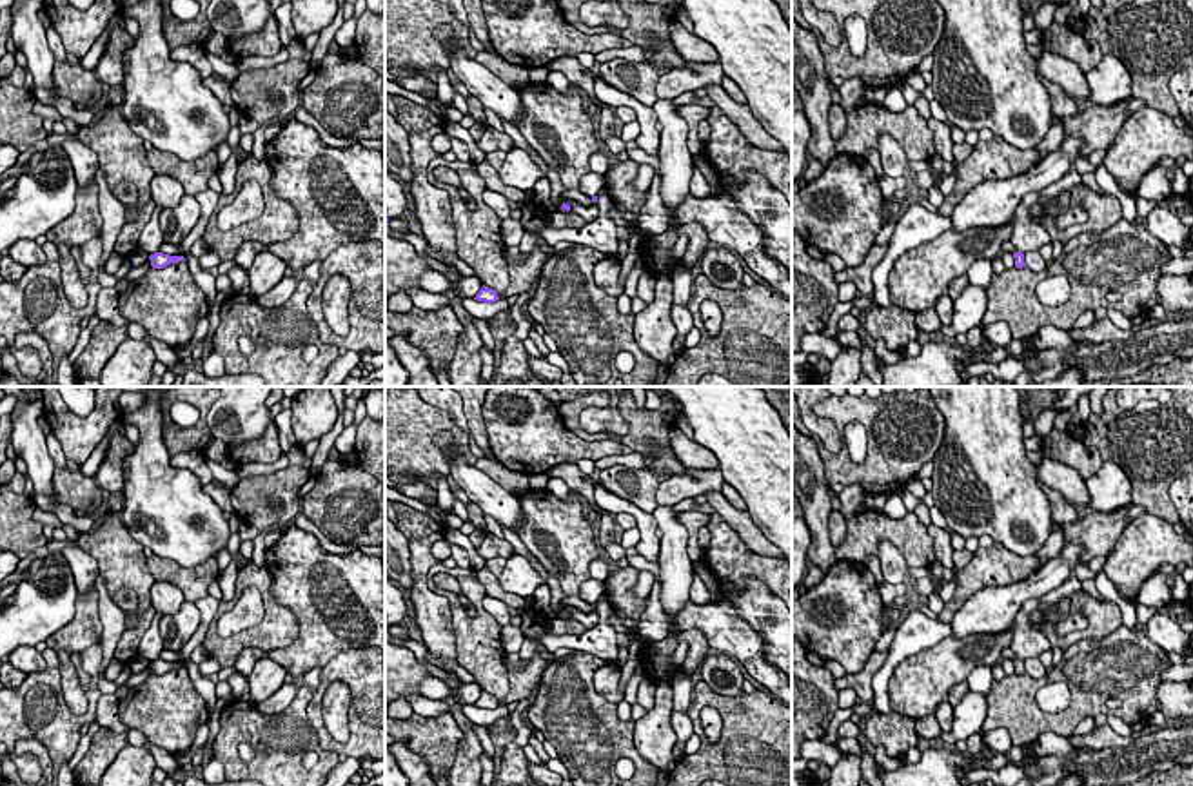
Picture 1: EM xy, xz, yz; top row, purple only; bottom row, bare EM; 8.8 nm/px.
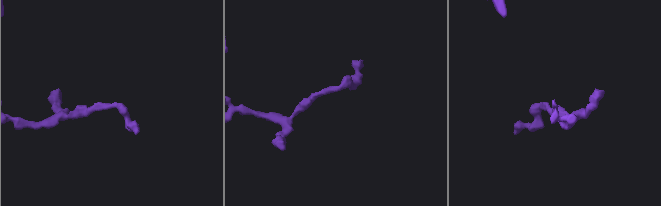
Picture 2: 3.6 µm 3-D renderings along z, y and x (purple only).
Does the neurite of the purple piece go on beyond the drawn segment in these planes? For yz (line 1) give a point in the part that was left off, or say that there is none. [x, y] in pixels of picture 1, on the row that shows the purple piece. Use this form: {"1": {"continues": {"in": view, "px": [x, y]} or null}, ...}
{"1": {"continues": null}}

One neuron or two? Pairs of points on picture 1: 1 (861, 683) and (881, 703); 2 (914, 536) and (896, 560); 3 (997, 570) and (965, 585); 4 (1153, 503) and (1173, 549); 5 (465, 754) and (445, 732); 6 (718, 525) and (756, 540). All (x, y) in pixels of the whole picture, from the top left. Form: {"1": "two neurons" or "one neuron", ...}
{"1": "two neurons", "2": "two neurons", "3": "one neuron", "4": "two neurons", "5": "two neurons", "6": "two neurons"}

